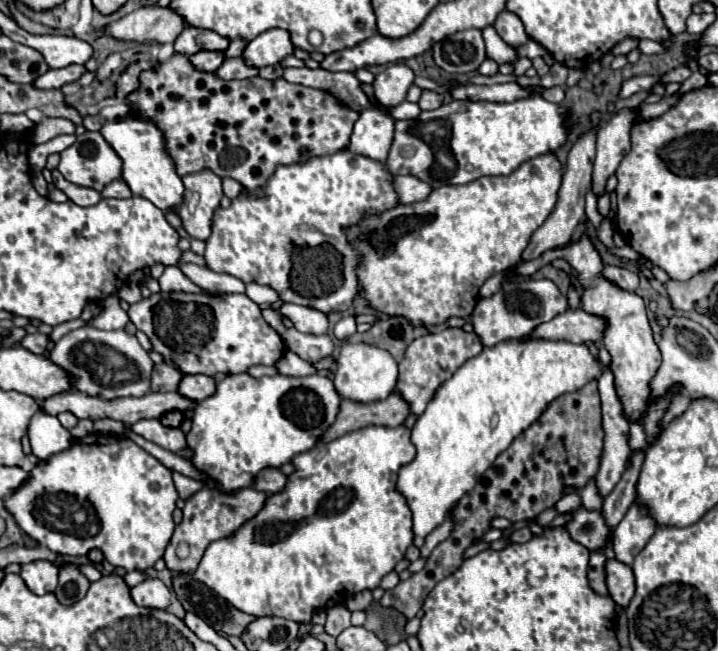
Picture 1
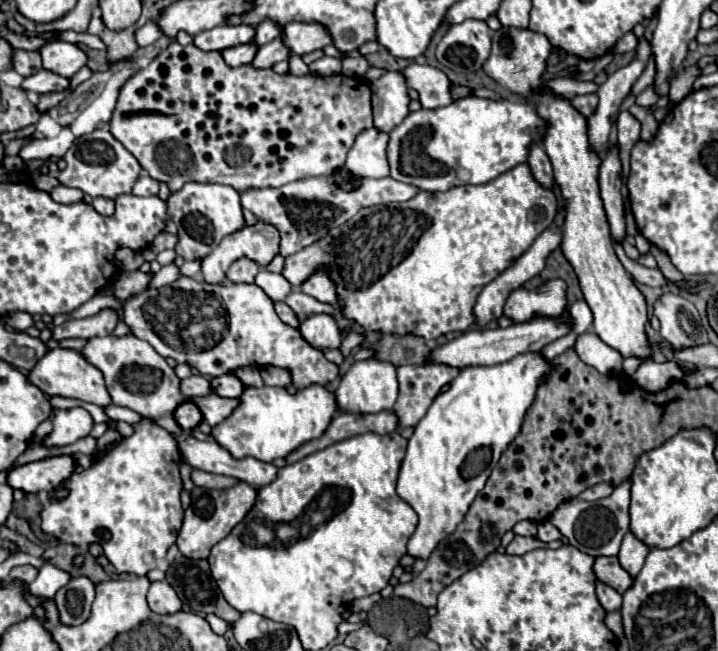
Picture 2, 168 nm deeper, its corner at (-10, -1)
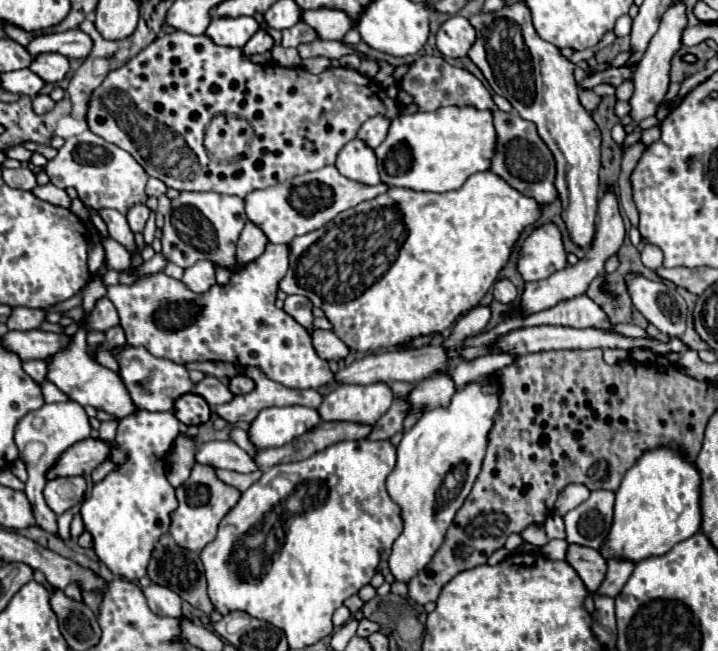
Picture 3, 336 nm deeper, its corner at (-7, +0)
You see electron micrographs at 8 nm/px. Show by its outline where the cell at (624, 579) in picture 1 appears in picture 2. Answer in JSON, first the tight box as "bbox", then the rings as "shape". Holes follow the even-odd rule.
{"bbox":[593,556,633,594],"shape":[[[607,556],[607,558],[595,558],[595,564],[593,564],[593,572],[595,572],[595,578],[611,588],[615,588],[619,594],[623,594],[631,584],[633,584],[633,578],[621,568],[619,560],[615,556]]]}

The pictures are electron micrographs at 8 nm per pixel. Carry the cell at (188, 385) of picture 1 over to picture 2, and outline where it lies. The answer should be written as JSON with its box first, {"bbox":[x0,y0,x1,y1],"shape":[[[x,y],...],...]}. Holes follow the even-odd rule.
{"bbox":[211,374,245,398],"shape":[[[223,374],[219,378],[213,378],[211,386],[223,398],[239,398],[239,394],[243,394],[245,390],[243,382],[235,374]]]}

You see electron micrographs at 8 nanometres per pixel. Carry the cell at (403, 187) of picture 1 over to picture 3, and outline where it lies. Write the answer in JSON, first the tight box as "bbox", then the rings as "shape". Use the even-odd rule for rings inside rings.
{"bbox":[244,165,388,245],"shape":[[[326,165],[318,171],[292,177],[280,185],[262,191],[252,191],[244,197],[244,201],[246,201],[248,219],[262,229],[268,241],[288,245],[294,237],[308,235],[330,223],[338,213],[352,209],[362,201],[370,201],[386,191],[388,191],[386,183],[364,185],[344,177],[334,165]]]}

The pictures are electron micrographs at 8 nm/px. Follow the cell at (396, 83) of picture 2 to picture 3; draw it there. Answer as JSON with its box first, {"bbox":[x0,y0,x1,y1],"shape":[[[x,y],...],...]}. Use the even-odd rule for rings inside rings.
{"bbox":[358,115,392,149],"shape":[[[374,115],[360,127],[358,137],[368,141],[368,145],[372,145],[372,149],[376,149],[388,135],[390,123],[392,123],[392,119],[388,119],[386,115]]]}

